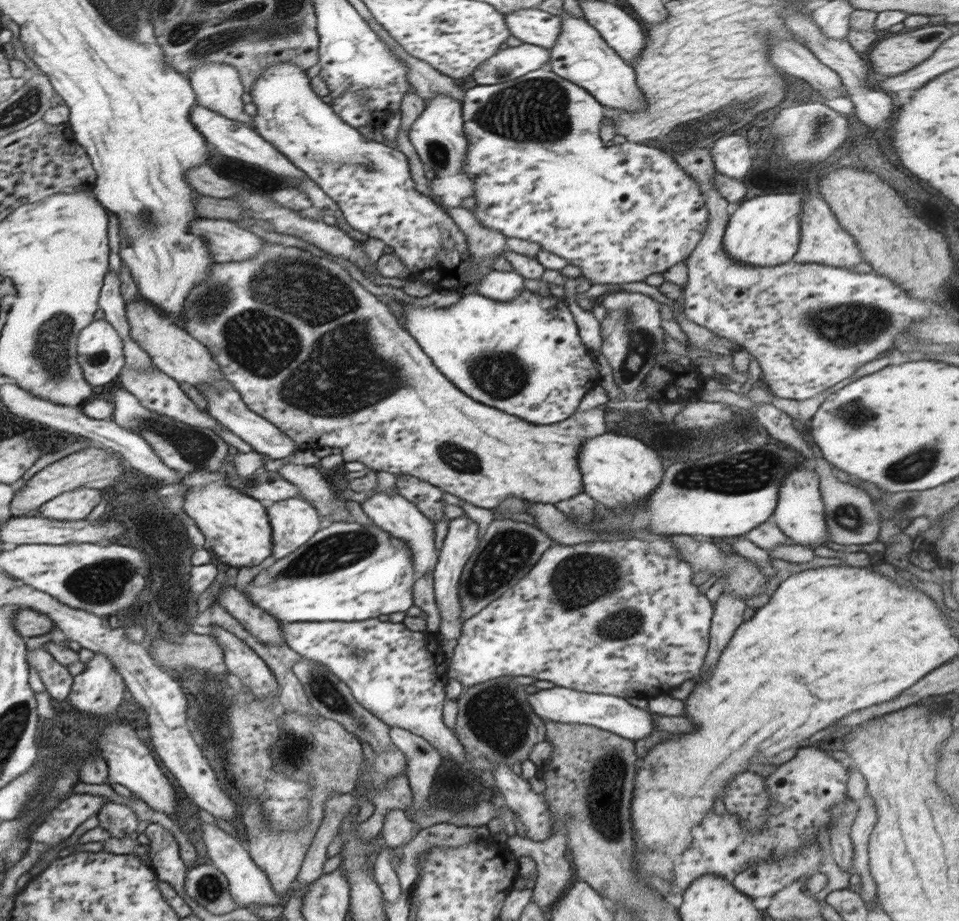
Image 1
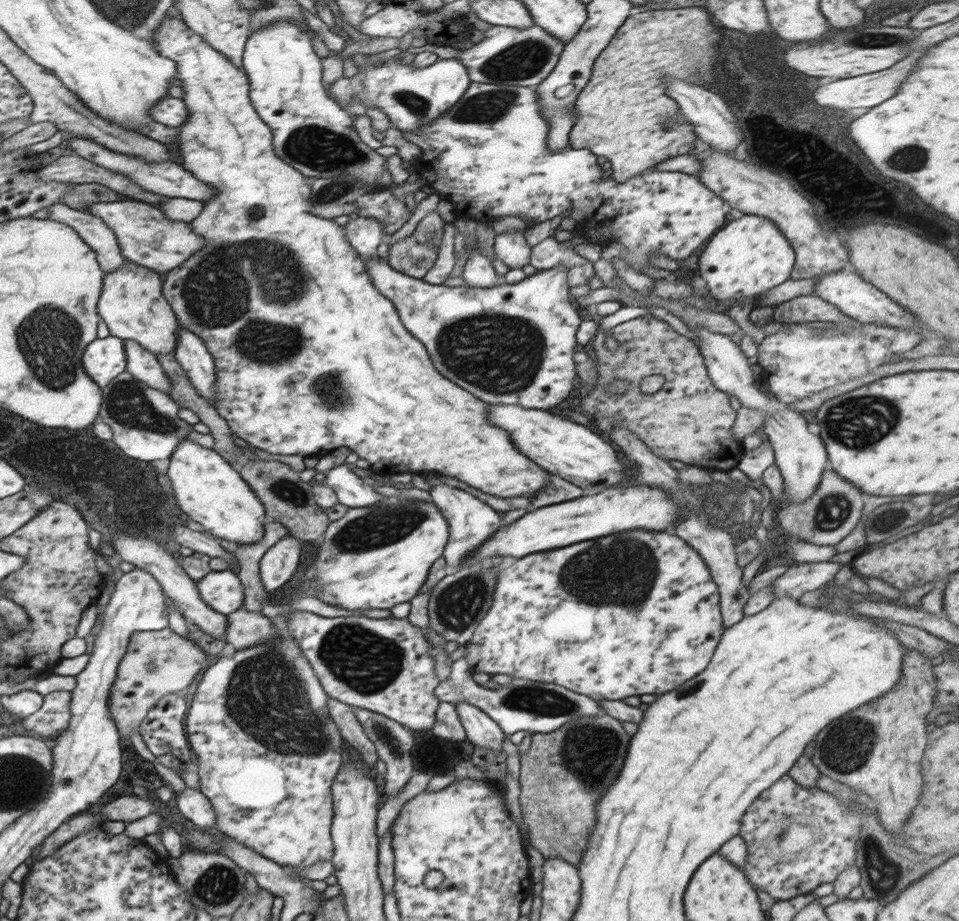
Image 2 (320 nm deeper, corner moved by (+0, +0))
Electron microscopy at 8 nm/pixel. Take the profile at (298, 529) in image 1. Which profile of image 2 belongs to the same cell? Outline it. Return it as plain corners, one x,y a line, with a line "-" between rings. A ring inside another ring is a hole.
285,535
260,559
259,575
269,594
282,588
294,576
302,554
302,543
294,536

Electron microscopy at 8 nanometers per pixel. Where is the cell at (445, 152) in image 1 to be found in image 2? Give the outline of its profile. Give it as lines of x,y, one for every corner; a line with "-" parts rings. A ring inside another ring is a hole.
368,56
366,60
366,64
364,64
364,68
358,69
356,65
357,71
354,73
354,76
351,77
340,77
337,81
334,81
332,86
328,86
328,92
330,95
339,103
339,104
348,104
353,100
353,98
357,98
359,102
365,104
366,107
374,106
374,108
378,108
386,114
389,118
389,121
392,125
400,129
401,131
419,131
424,125
433,123
433,120
436,120
443,112
446,112
449,108
452,108
454,104
458,102
462,98
462,95
466,92
466,89
469,87
471,80
469,79
469,72
467,68
460,62
458,58
448,58
448,59
440,59
437,58
436,62
432,64
426,65
424,68
416,68
412,63
410,64
402,64
400,59
395,59
394,57
388,58
386,61
382,62
379,65
375,65
374,63
370,62
370,56

